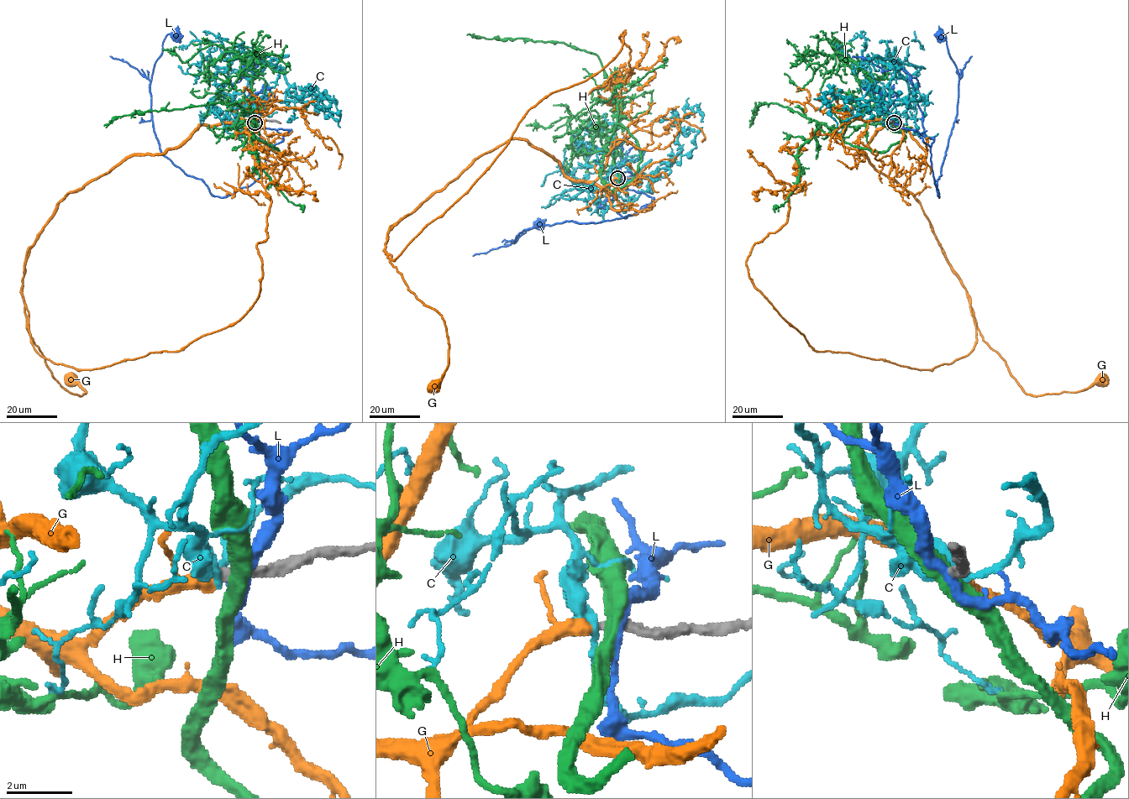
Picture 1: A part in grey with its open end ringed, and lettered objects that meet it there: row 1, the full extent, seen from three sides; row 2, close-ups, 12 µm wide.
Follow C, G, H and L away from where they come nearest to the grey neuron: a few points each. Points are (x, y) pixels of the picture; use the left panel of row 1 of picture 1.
C: (254, 122), (244, 113), (244, 89), (272, 65), (288, 94), (307, 105), (320, 96), (340, 127)
G: (254, 122), (199, 126), (60, 201), (30, 248), (22, 296), (52, 375), (85, 394), (71, 378)
H: (256, 122), (254, 137), (278, 150), (254, 135), (253, 117), (237, 103), (212, 102), (123, 115), (103, 125)
L: (257, 122), (289, 131), (270, 148), (260, 176), (223, 197), (162, 153), (149, 81), (162, 41), (175, 35)

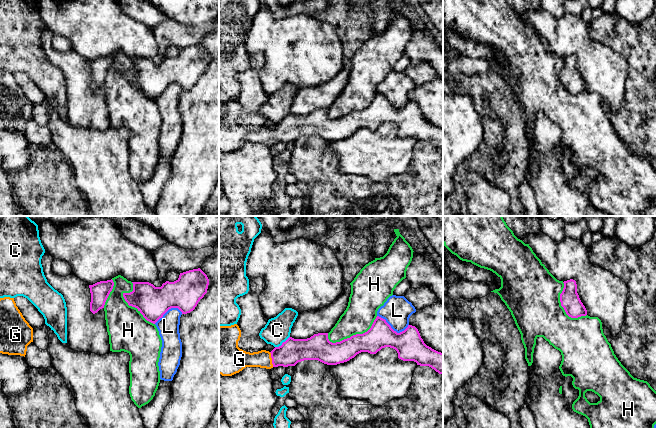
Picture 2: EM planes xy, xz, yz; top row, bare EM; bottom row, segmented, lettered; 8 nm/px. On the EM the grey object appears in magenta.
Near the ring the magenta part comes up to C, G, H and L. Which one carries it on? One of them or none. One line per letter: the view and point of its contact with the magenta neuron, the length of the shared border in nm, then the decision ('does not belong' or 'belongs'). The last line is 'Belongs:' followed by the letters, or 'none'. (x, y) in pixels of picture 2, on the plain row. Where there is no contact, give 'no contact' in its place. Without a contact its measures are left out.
C: contact xz (282, 119); length 150 nm; does not belong
G: contact xz (272, 135); length 120 nm; belongs
H: contact xz (354, 111); length 440 nm; does not belong
L: contact xz (391, 104); length 280 nm; does not belong
Belongs: G

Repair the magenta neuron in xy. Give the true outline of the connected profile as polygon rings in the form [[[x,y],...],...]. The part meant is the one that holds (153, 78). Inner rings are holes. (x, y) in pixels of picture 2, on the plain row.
[[[198,44],[180,49],[176,57],[166,57],[161,63],[149,58],[132,59],[133,67],[123,69],[125,77],[155,100],[171,84],[178,84],[182,90],[193,87],[207,69],[209,55]]]

